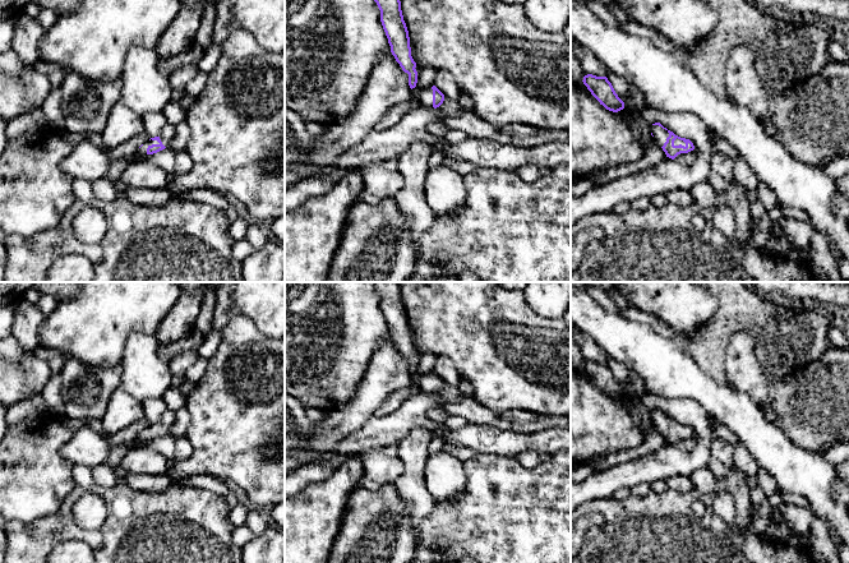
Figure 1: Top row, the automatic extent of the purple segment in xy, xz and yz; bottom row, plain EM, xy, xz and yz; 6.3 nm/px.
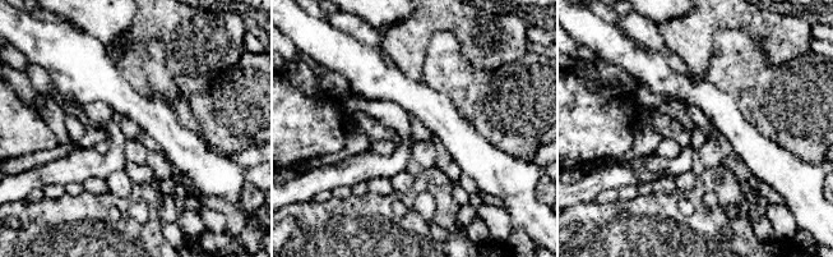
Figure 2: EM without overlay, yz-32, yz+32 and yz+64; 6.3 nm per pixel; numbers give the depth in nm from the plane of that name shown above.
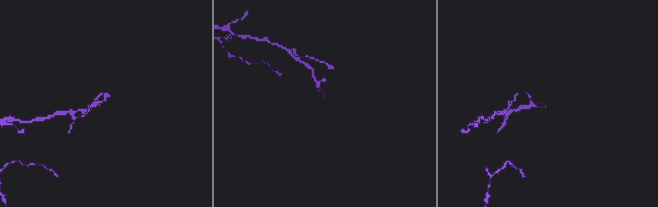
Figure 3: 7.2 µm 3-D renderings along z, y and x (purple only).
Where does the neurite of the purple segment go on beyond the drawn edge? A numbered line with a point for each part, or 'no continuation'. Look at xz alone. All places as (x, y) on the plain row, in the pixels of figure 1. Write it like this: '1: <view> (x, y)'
1: xz (425, 382)

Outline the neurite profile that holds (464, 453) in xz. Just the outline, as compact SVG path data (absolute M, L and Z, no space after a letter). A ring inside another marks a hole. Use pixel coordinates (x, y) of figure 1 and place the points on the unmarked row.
M446 446L443 451L457 457L463 463L475 456L475 453L467 447L447 447Z

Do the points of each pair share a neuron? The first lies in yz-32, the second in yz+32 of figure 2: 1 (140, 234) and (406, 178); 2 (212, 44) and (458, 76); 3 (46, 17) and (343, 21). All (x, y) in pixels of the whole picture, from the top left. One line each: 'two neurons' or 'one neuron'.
1: two neurons
2: two neurons
3: one neuron

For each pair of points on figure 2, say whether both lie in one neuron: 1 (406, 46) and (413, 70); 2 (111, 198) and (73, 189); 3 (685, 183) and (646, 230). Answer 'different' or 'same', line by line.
1: same
2: different
3: different

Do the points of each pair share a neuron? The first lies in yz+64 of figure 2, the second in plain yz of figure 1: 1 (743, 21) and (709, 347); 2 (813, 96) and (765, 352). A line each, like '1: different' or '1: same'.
1: same
2: different

